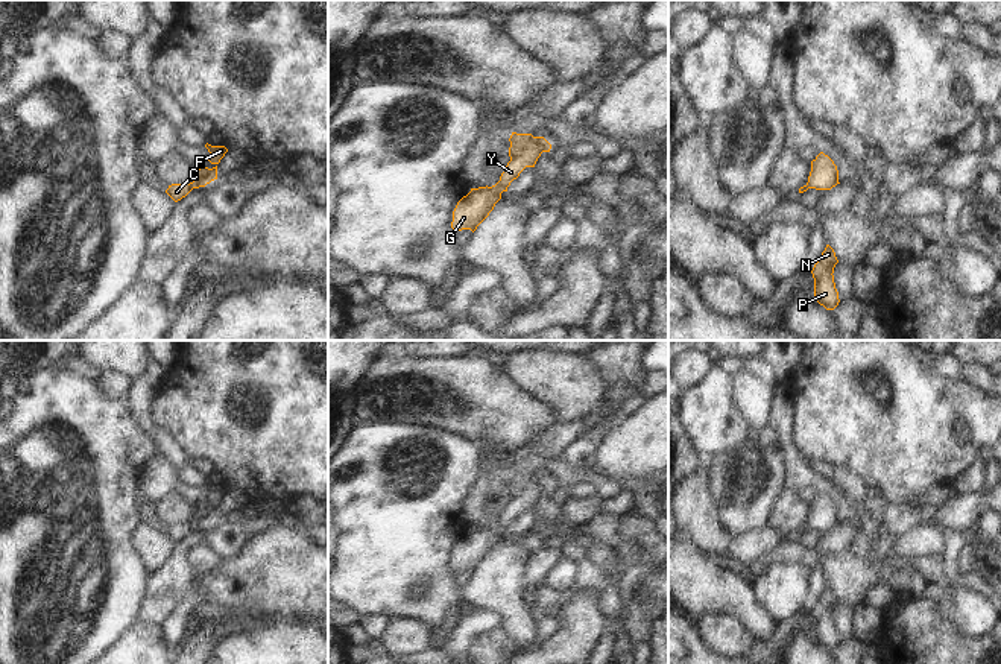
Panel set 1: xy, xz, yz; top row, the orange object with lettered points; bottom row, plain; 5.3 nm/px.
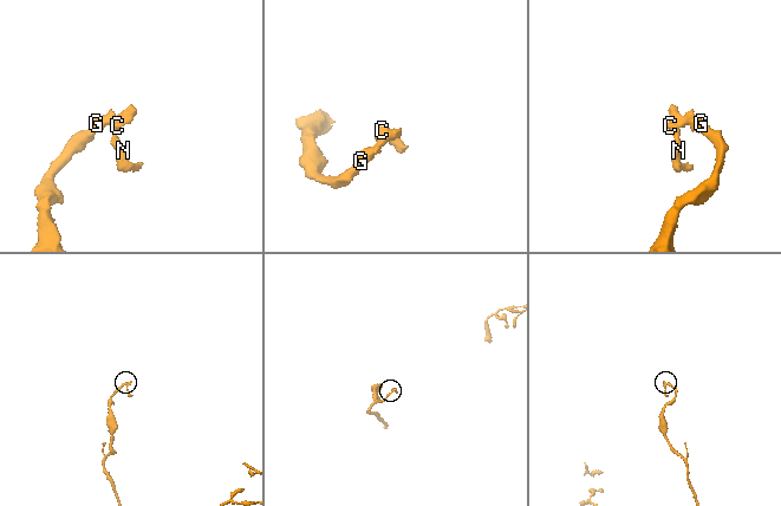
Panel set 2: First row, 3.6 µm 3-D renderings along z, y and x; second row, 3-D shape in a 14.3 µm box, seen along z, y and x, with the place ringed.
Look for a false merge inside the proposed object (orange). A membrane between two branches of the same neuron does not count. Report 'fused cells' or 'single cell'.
fused cells

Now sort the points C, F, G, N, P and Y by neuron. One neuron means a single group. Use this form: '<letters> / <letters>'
C N P / F G Y

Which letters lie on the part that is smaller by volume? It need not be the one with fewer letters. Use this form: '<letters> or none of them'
C, N, P

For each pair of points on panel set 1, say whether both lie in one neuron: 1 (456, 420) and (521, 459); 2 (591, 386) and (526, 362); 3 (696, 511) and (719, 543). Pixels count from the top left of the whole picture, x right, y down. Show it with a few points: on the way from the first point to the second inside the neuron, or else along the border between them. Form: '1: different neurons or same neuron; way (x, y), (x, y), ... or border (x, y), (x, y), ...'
1: different neurons; border (529, 444), (517, 450)
2: same neuron; way (574, 386), (568, 380), (543, 373)
3: same neuron; way (697, 518), (711, 535)

